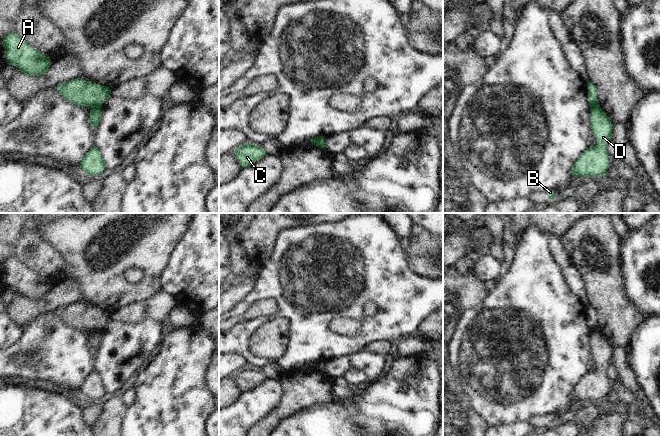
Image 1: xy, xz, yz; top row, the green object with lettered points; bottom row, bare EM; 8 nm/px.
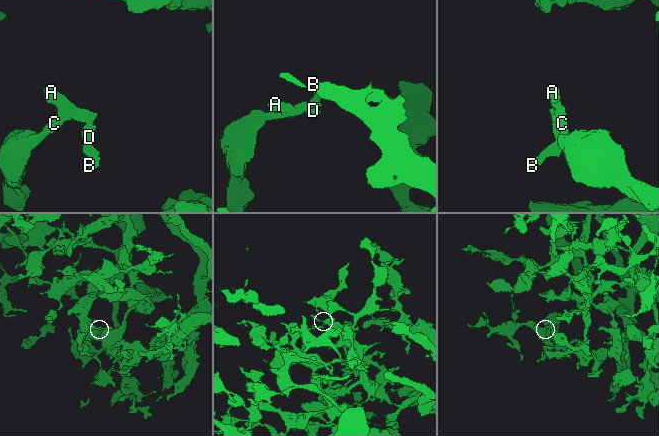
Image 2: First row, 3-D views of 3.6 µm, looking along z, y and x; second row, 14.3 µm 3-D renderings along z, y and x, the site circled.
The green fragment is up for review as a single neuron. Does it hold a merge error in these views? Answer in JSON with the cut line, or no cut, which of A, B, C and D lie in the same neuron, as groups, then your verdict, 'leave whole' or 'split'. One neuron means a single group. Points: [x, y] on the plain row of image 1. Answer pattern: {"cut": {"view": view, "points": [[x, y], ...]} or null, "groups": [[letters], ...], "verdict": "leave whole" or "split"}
{"cut": {"view": "xy", "points": [[92, 331], [100, 332]]}, "groups": [["A", "C"], ["B", "D"]], "verdict": "split"}

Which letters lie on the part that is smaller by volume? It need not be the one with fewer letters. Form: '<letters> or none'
B, D

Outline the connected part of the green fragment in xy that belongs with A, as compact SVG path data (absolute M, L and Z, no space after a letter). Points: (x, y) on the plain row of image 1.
M14 256L4 261L2 269L7 287L18 291L22 297L40 300L52 287L47 280L41 279Z

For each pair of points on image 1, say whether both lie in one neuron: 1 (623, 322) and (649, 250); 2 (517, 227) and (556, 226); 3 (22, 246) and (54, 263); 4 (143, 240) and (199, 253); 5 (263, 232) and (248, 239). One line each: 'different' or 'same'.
1: different
2: same
3: same
4: different
5: same

